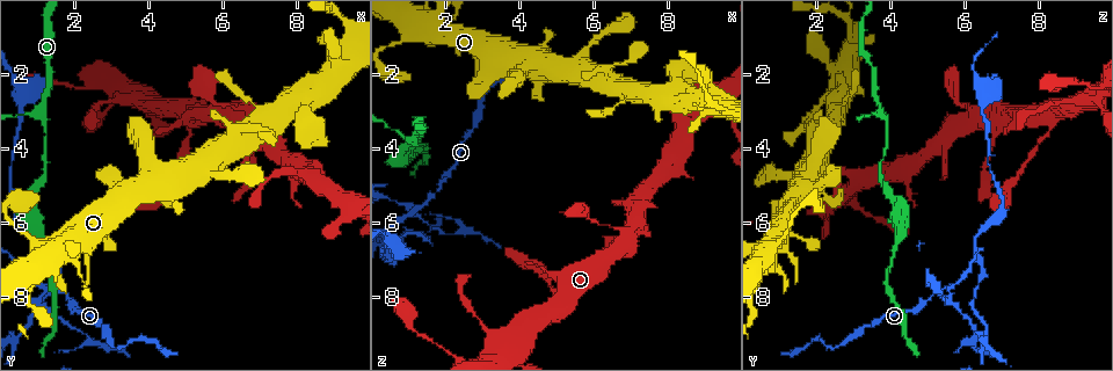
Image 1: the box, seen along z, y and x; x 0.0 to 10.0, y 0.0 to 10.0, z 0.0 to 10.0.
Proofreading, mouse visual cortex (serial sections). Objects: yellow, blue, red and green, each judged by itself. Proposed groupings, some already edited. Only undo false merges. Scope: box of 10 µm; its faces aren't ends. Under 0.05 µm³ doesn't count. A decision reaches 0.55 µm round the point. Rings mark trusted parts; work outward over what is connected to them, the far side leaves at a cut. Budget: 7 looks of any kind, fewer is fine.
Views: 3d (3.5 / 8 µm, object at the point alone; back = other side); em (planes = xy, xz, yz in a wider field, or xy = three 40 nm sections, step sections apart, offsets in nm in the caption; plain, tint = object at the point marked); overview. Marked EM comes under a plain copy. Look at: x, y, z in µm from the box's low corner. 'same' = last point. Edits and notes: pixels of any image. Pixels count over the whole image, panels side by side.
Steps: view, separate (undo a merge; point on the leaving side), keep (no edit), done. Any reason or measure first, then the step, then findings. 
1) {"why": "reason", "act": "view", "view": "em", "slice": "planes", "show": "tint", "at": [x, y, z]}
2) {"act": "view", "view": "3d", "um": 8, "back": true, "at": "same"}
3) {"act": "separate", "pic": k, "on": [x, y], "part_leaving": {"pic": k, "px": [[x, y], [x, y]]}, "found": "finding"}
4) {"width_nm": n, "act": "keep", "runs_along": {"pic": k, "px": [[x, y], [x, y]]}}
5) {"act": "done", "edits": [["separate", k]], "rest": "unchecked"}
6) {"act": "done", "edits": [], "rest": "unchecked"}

{"why": "four arms meet", "act": "view", "view": "3d", "um": 3.5, "at": [1.10, 8.00, 5.65]}

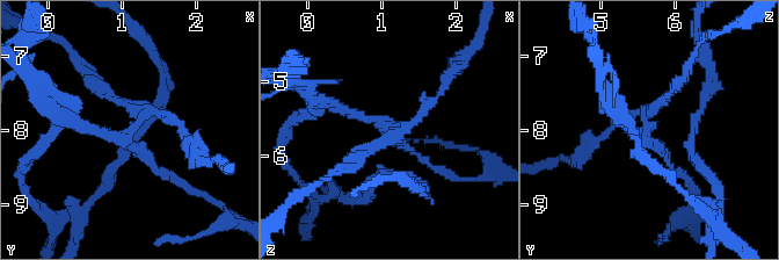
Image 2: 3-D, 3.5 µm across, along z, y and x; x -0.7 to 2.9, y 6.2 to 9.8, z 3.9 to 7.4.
{"arms": 4, "arm_widths_nm": [100, 100, 150, 150], "why": "need the tissue", "act": "view", "view": "em", "slice": "xy", "step": 3, "show": "tint", "at": [1.10, 8.05, 5.65]}

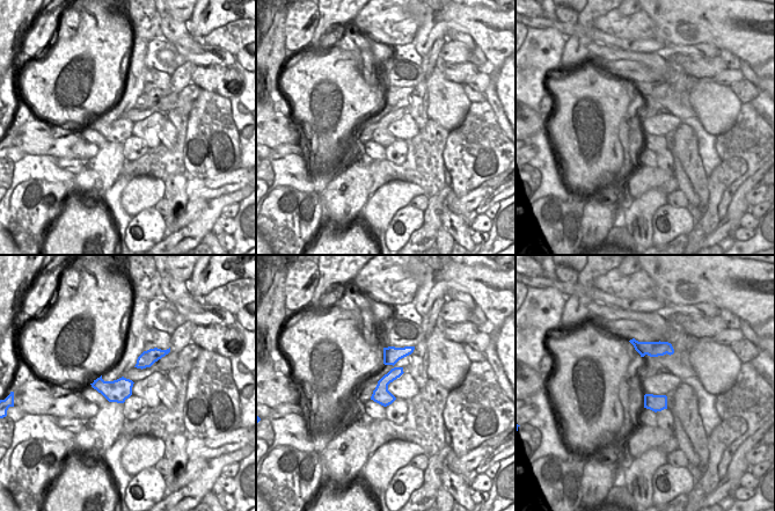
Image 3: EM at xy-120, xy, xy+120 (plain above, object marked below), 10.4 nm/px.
{"act": "view", "view": "em", "slice": "xy", "step": 1, "show": "tint", "at": "same"}

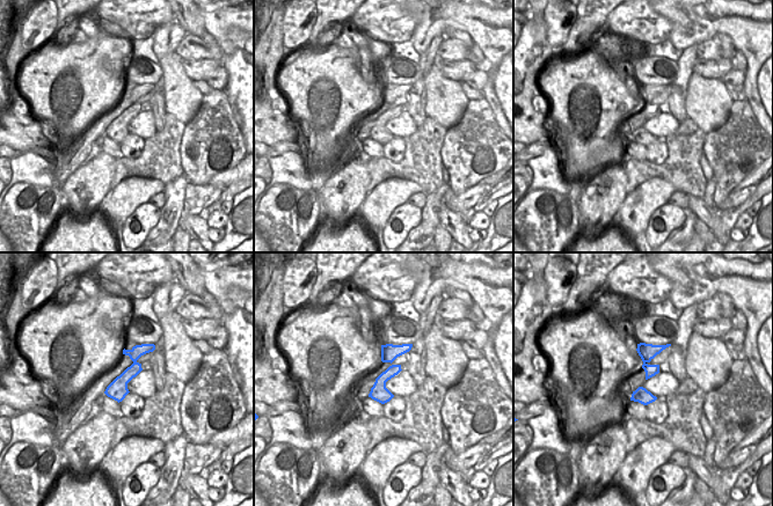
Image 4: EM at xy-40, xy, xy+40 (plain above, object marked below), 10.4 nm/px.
{"width_nm": 180, "act": "separate", "pic": 2, "on": [144, 157], "part_leaving": {"pic": 2, "px": [[138, 122], [128, 139], [188, 186]]}, "found": "two cells meet here"}

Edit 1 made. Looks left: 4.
{"why": "three arms meet", "act": "view", "view": "3d", "um": 3.5, "at": [1.15, 3.00, 3.70]}

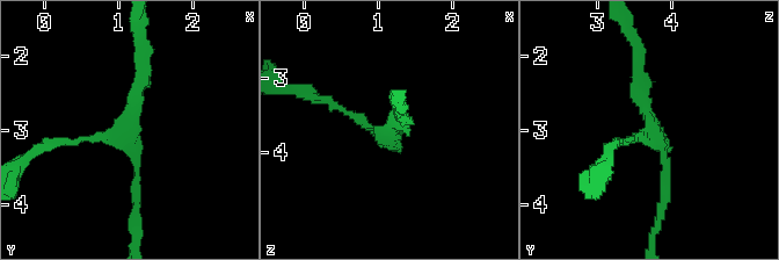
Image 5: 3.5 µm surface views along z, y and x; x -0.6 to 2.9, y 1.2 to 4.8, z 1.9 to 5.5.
{"arms": 3, "act": "keep", "runs_along": {"pic": 5, "px": [[640, 55], [636, 91], [667, 165], [663, 201]]}, "found": "all the same cell"}

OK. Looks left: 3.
{"act": "view", "view": "overview"}

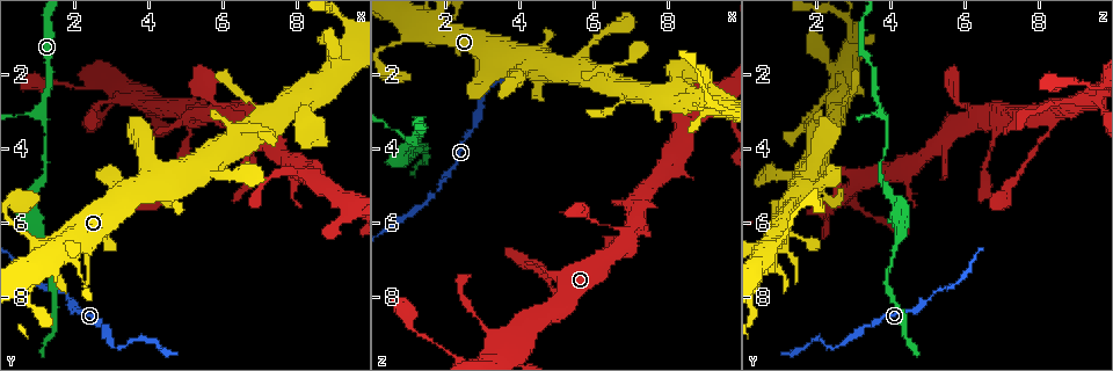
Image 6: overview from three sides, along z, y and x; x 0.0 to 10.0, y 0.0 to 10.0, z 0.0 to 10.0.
{"why": "three-way junction", "act": "view", "view": "3d", "um": 3.5, "at": [9.35, 0.75, 2.85]}

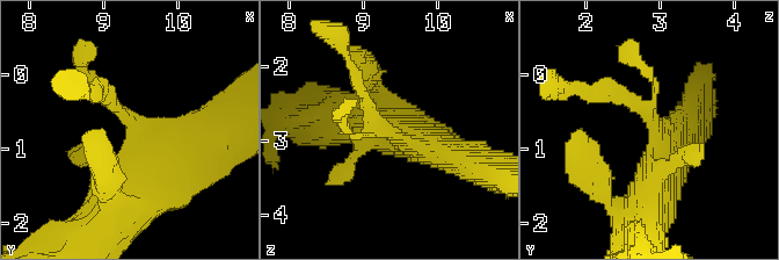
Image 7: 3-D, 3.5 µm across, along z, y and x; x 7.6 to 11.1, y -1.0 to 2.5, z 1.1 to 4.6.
{"arms": 3, "arm_widths_nm": [100, 200, 500], "act": "view", "view": "em", "slice": "xy", "step": 1, "show": "tint", "at": [9.35, 0.70, 2.90]}

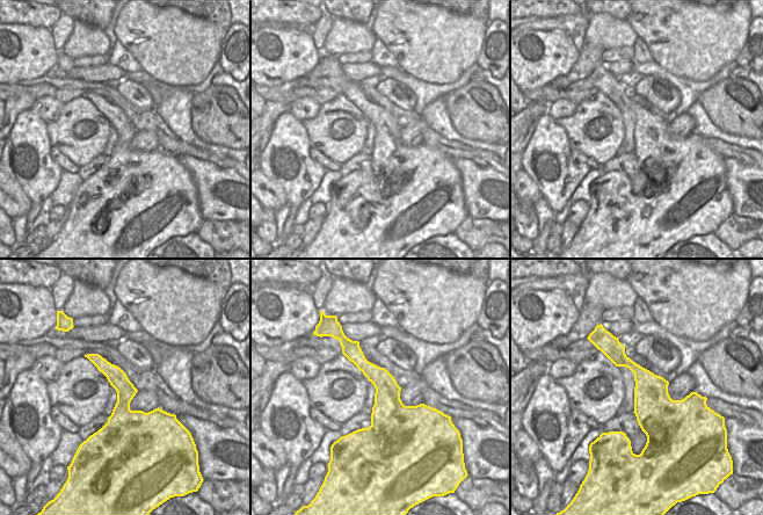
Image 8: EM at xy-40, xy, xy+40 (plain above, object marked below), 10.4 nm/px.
{"act": "keep", "runs_along": {"pic": 7, "px": [[170, 179], [175, 161], [96, 89]]}, "found": "all the same cell"}

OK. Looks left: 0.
{"act": "done", "edits": [["separate", 2]], "rest": "unchecked"}

